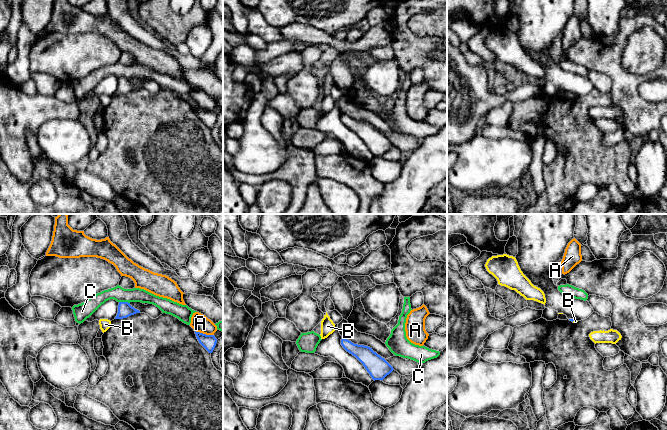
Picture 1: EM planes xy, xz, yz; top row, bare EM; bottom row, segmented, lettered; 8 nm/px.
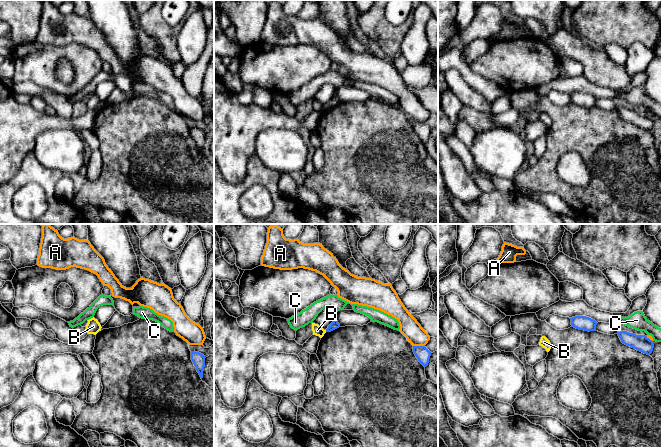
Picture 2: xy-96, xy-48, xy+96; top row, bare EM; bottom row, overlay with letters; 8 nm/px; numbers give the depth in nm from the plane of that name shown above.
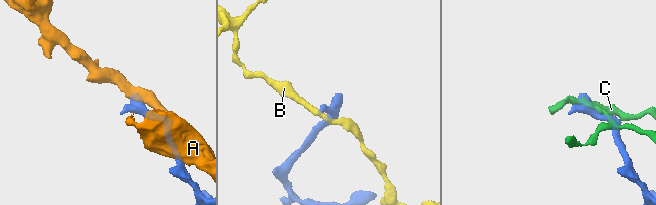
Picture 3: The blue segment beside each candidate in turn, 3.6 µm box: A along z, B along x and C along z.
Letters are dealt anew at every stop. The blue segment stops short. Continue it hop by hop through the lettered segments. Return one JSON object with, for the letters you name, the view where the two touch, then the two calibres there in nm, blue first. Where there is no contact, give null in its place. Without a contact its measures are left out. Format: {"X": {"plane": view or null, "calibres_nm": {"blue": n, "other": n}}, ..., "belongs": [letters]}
{"belongs": []}

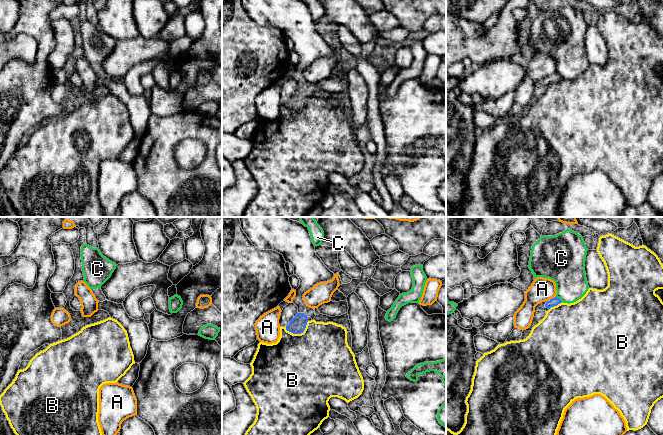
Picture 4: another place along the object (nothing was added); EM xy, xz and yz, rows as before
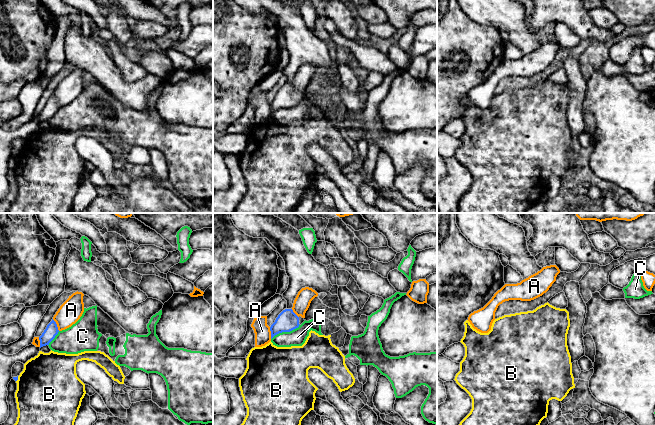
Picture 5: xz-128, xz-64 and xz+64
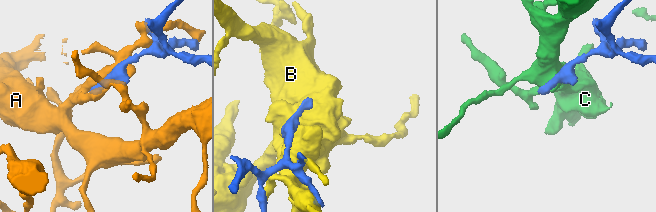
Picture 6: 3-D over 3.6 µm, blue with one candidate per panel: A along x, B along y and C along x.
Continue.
{"belongs": []}

